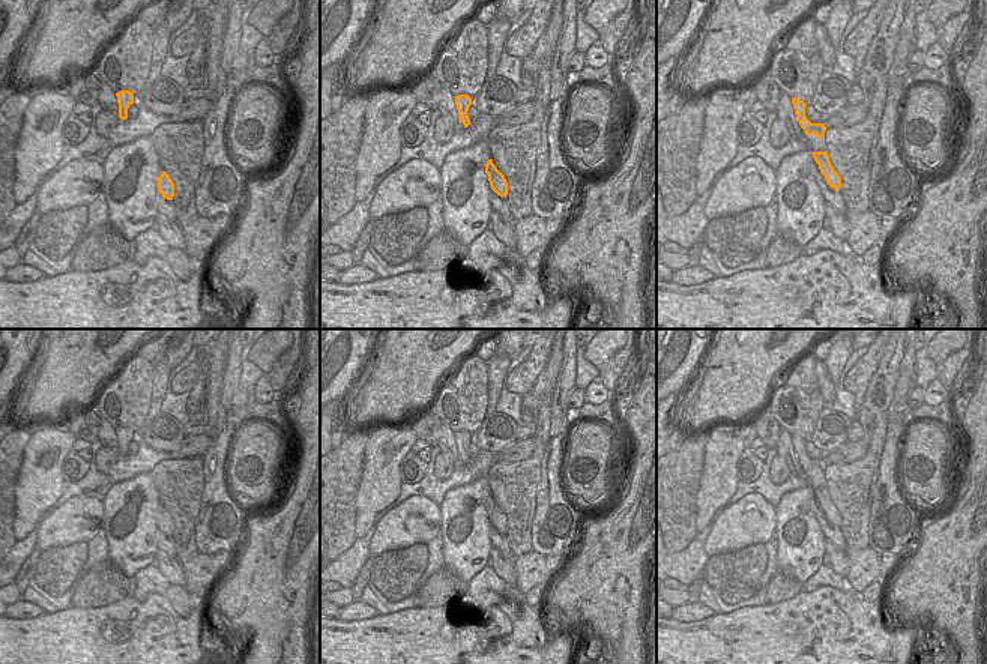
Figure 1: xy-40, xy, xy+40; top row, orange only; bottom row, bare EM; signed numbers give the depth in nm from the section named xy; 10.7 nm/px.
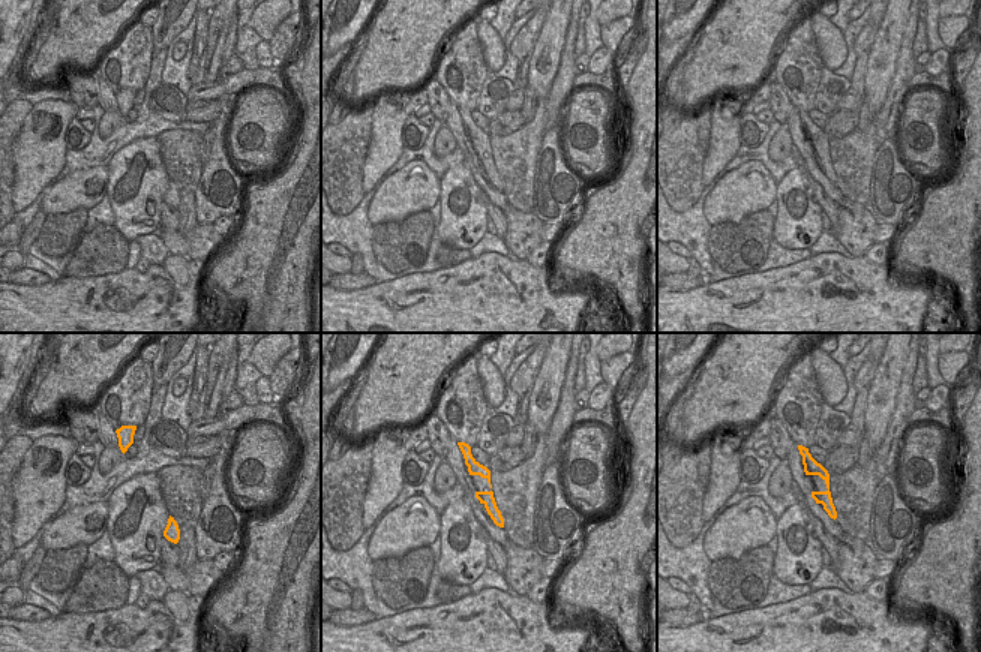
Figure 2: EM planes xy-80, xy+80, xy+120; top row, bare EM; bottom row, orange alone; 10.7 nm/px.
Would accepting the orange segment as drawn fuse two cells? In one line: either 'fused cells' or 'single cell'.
single cell

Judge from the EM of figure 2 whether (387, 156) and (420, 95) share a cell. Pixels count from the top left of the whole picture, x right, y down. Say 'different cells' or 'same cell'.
same cell

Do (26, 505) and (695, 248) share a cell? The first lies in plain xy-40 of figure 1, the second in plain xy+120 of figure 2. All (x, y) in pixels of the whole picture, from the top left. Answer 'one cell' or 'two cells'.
two cells

